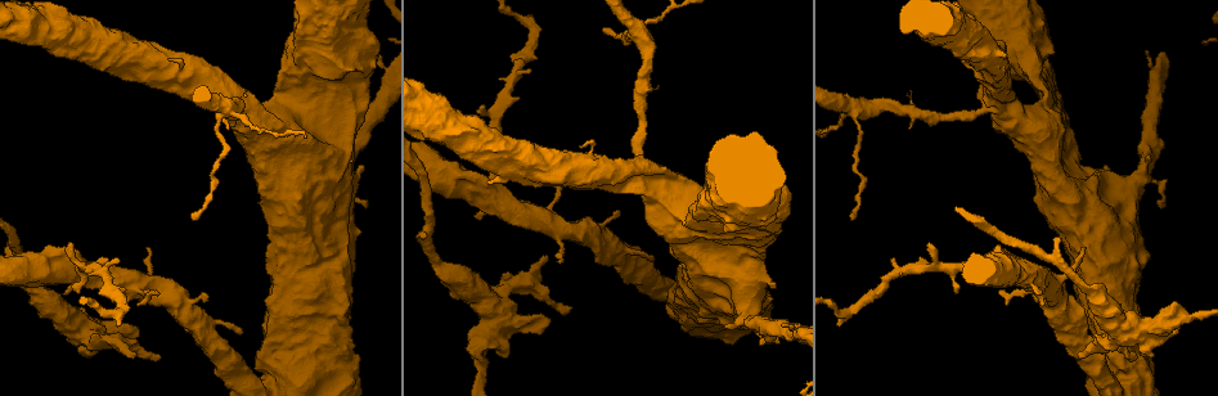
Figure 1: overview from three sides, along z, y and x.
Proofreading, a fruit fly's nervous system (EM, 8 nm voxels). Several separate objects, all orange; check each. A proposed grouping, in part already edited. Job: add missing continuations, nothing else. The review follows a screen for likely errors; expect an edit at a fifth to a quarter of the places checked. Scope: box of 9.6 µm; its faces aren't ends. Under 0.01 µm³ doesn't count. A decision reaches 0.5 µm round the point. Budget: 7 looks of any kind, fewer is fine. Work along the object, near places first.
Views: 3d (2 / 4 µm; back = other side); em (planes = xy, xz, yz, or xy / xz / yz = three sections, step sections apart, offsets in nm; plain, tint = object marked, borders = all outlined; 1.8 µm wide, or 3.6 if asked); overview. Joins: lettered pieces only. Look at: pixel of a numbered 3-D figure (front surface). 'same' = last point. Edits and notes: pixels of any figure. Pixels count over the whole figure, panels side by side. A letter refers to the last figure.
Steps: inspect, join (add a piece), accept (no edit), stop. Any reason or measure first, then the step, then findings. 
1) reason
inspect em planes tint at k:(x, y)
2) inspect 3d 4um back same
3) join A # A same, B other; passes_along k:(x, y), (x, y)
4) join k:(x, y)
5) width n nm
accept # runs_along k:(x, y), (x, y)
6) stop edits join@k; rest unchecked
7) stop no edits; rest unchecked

free end
inspect em 3.6um xy step 16 borders at 1:(762, 311)

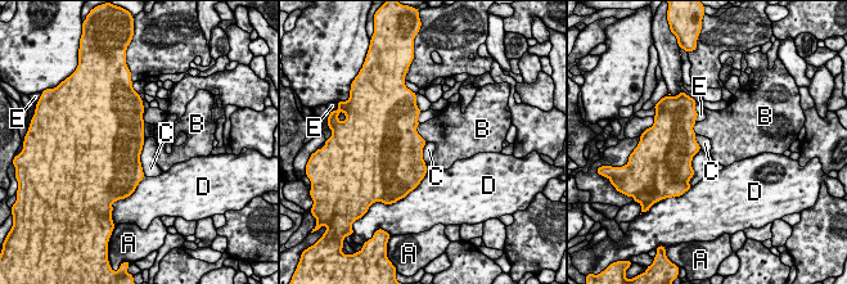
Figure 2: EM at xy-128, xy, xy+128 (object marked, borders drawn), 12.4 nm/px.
accept # A other, B other, C other, D other, E other; border 2:(145, 138), (140, 154), (143, 175); none of them fits

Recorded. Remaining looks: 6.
an open end
inspect 3d 4um back at 1:(547, 255)

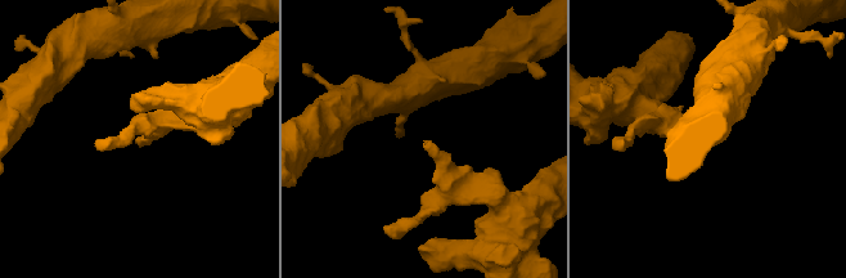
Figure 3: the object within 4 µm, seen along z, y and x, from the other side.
inspect em planes borders at 3:(426, 142)

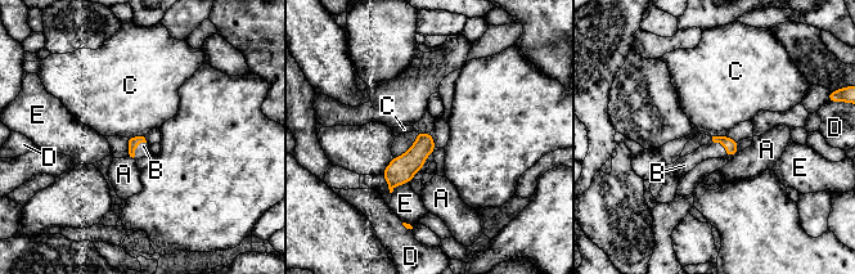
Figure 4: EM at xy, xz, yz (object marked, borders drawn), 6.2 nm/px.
join B # A other, B same, C other, D other, E other; passes_along 4:(730, 146), (721, 143), (712, 149); it goes on there

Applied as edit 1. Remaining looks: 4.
inspect overview

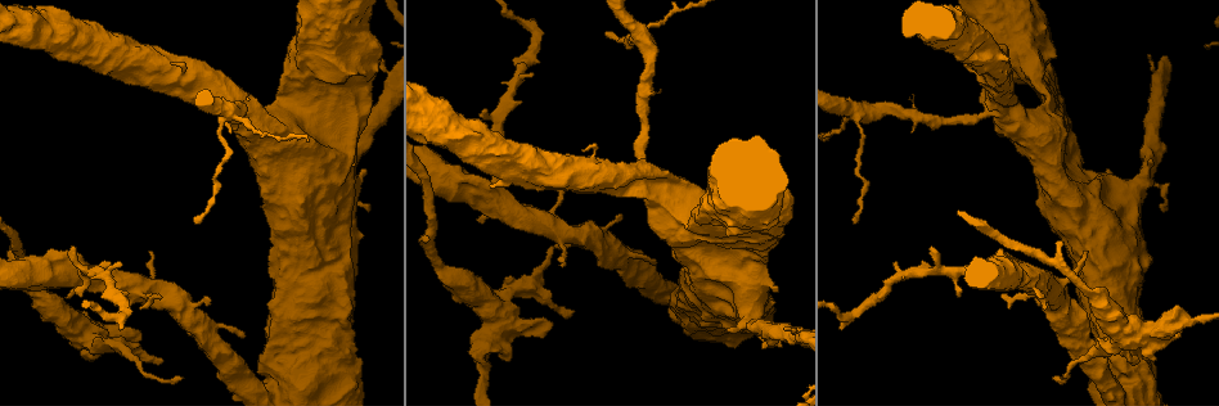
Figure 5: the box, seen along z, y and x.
branch stops here
inspect 3d 2um at 5:(548, 332)

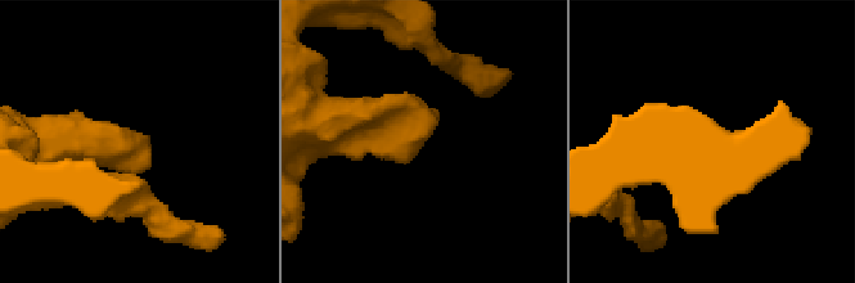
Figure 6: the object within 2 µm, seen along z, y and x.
need the tissue
inspect em planes plain at 6:(142, 146)

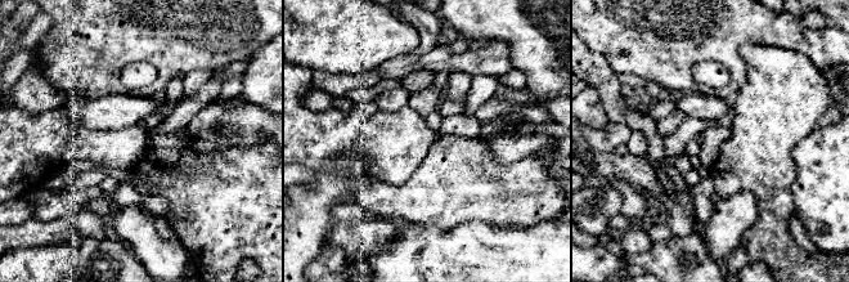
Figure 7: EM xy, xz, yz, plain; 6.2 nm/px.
inspect em planes borders same

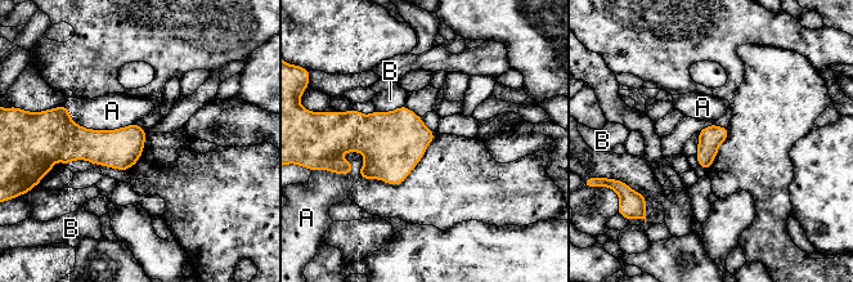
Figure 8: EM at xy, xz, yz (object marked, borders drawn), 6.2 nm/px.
width 150 nm
accept # A other, B other; border 8:(340, 152), (363, 155), (362, 178); no lettered piece goes on from it

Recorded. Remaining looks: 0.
stop edits join@4; rest unchecked

